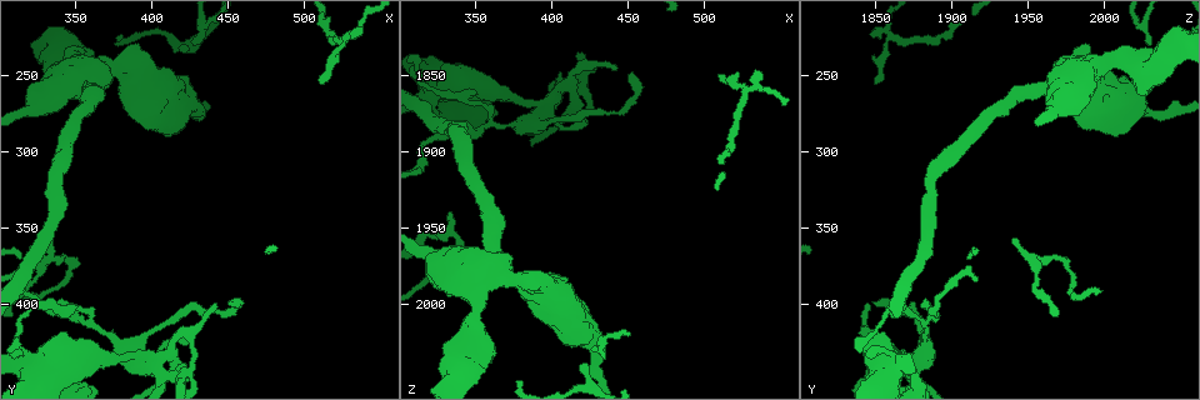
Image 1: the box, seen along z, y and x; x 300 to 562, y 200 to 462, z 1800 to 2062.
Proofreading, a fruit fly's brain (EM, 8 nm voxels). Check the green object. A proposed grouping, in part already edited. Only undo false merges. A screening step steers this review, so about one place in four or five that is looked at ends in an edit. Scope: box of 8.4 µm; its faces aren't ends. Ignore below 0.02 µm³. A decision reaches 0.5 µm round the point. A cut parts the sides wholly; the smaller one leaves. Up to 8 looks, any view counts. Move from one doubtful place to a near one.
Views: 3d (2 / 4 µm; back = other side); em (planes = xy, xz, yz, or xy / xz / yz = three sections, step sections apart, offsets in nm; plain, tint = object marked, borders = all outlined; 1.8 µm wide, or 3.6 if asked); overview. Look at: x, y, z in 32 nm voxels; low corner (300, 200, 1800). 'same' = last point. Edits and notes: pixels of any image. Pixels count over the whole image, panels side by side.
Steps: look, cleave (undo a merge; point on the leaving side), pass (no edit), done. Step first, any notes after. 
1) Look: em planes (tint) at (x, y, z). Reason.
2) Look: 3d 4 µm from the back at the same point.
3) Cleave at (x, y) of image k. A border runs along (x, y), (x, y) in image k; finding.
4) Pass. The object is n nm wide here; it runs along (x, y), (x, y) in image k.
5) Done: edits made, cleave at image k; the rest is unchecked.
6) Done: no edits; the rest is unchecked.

Look: 3d 4 µm at (532, 222, 1854). Arms part here.

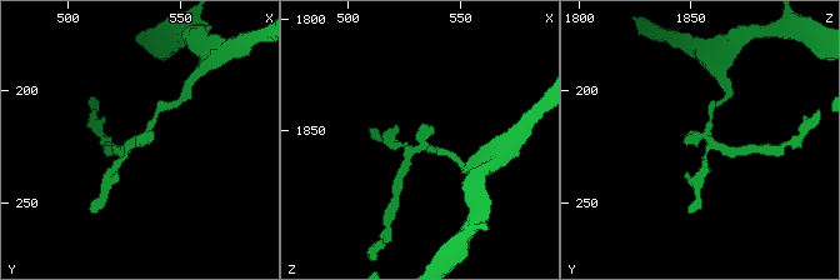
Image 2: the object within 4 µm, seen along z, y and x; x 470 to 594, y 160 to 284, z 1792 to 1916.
Look: em yz step 16 (tint) at (531, 222, 1855). Shape alone is not enough.

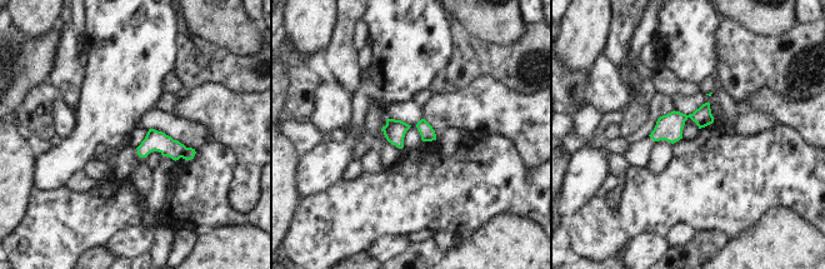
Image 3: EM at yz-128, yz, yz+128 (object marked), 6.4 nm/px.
Look: em xz step 16 (tint) at the same point.

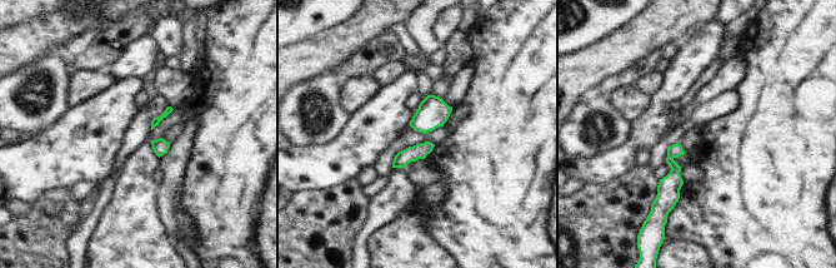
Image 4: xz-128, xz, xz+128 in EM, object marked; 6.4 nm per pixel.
Pass. It runs along (676, 147), (670, 203) in image 4; continuous, no second neuron.

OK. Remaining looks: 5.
Look: 3d 2 µm at (388, 438, 1872). Looks like a crossing.

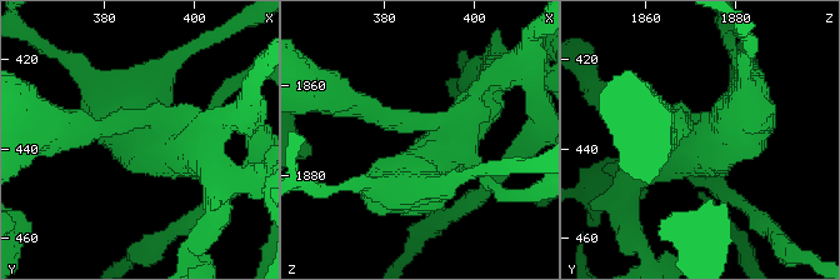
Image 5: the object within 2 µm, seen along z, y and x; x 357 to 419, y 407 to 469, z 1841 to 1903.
Look: em xz step 4 (tint) at (389, 436, 1872). Now the EM.

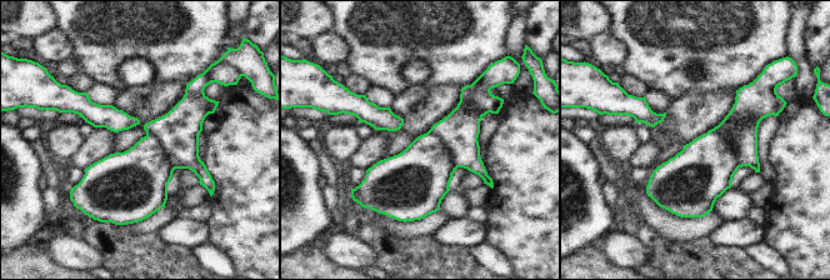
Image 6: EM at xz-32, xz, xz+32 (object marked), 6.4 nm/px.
Look: em planes (tint) at the same point.

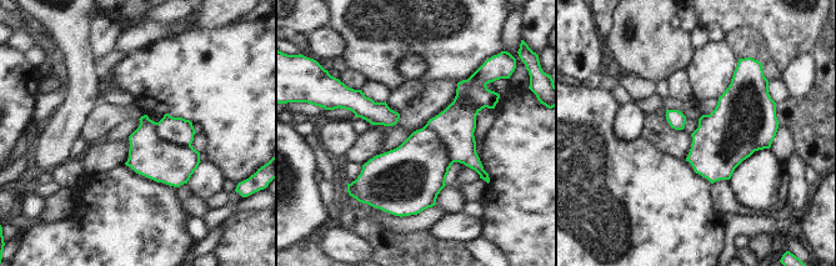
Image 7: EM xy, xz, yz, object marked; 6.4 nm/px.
Pass. The object is 340 nm wide here; continuous, no second neuron.

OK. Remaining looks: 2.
Look: em xy step 4 (tint) at (320, 444, 1862). Thick turns thin.

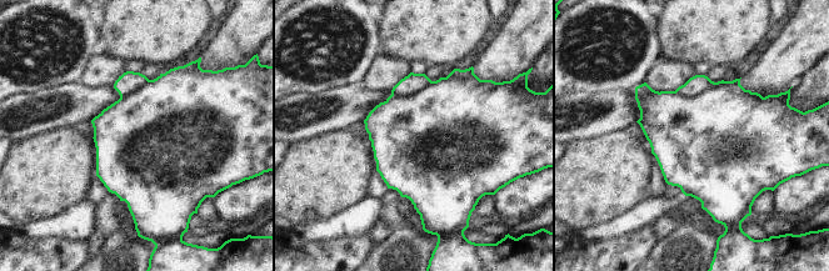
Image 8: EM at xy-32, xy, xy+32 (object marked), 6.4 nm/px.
Pass. Continuous, no second neuron.

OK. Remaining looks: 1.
Done: no edits; the rest is unchecked.

